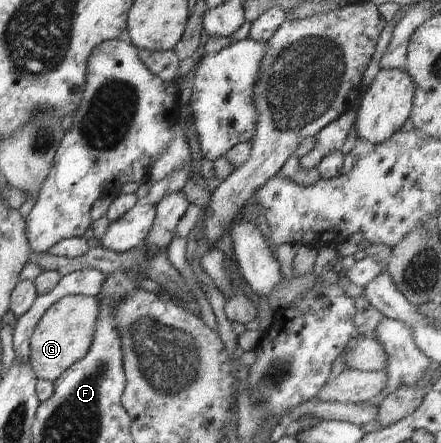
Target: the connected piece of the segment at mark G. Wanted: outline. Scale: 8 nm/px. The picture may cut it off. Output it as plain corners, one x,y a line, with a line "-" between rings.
67,295
59,299
37,323
30,338
30,359
37,379
55,382
89,350
99,312
99,302
89,295

